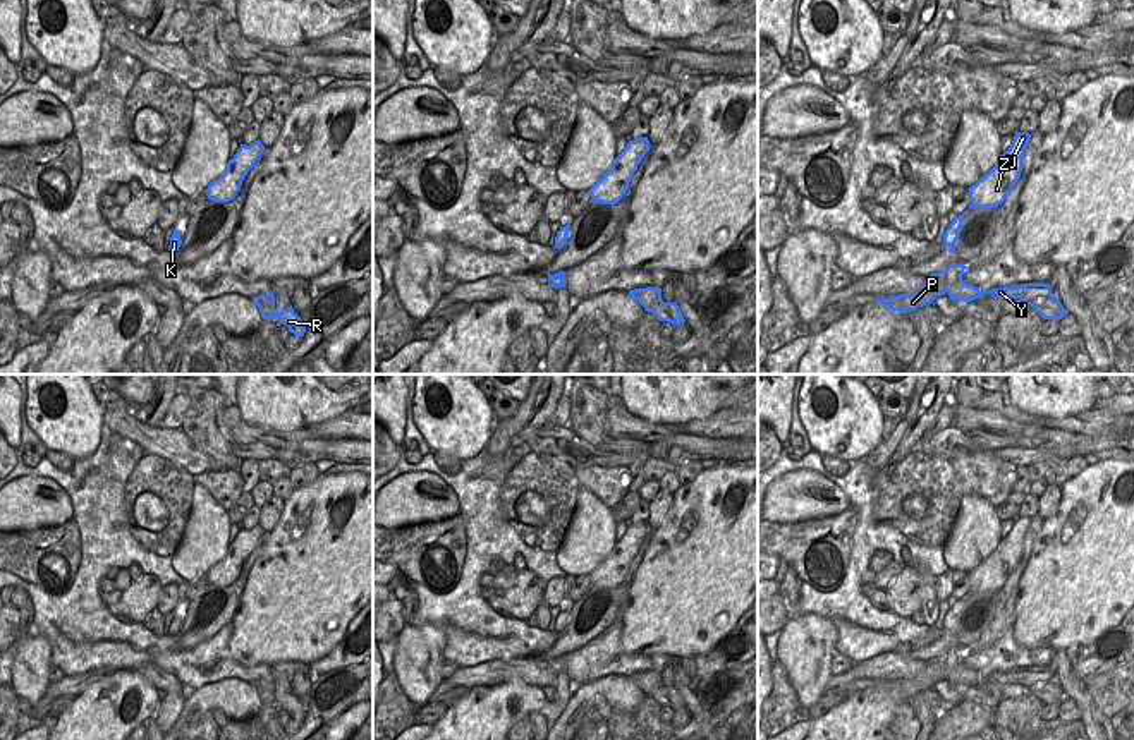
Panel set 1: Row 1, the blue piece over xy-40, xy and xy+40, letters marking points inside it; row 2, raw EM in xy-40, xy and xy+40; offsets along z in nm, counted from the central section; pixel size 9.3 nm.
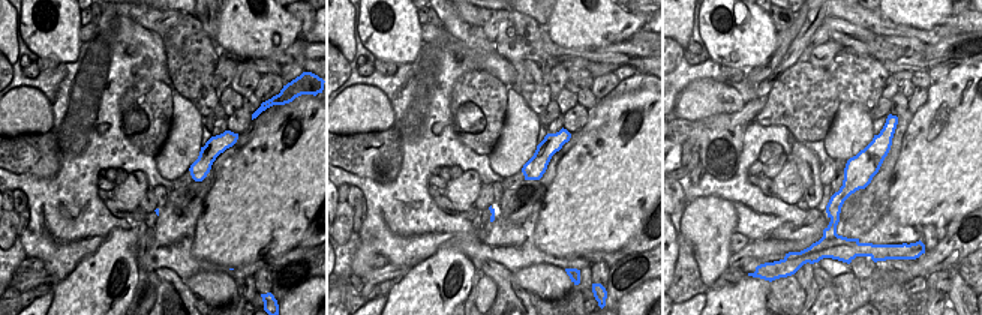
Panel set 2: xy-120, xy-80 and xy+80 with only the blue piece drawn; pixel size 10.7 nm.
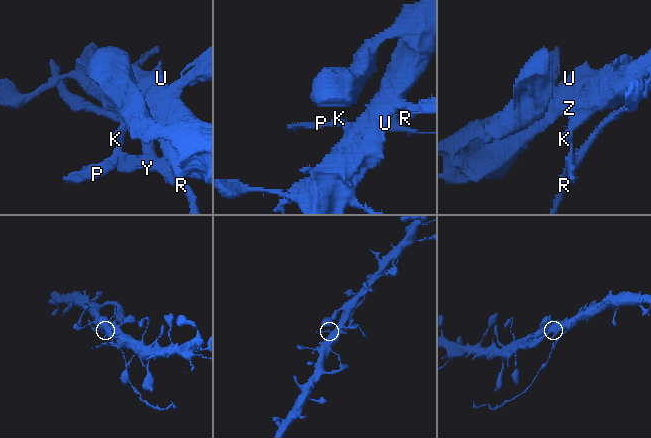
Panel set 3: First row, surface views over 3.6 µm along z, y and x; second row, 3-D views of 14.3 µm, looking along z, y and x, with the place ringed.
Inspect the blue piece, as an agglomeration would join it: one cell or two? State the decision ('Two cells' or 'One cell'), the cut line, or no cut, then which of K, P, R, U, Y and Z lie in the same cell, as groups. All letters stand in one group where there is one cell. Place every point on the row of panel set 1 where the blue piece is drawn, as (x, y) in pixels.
Two cells. Split along xy+40 (951, 224), (957, 232). Groups: K P R Y / U Z

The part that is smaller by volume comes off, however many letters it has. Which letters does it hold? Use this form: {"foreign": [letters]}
{"foreign": ["K", "P", "R", "Y"]}

